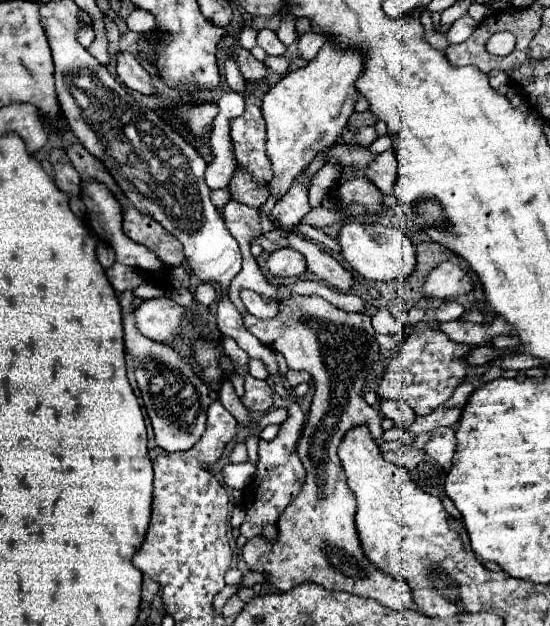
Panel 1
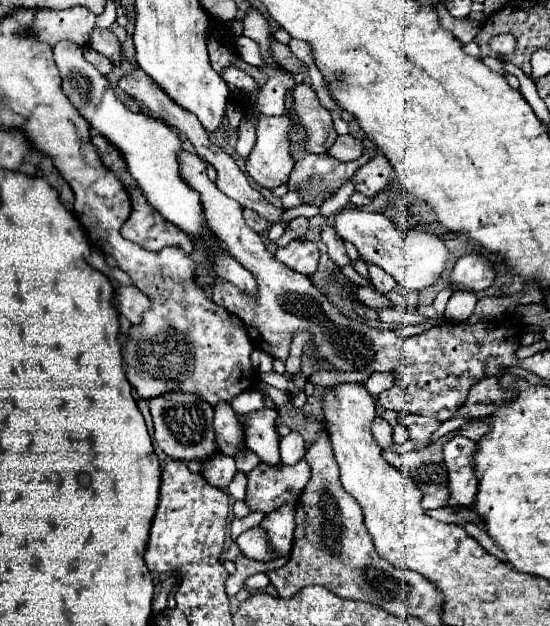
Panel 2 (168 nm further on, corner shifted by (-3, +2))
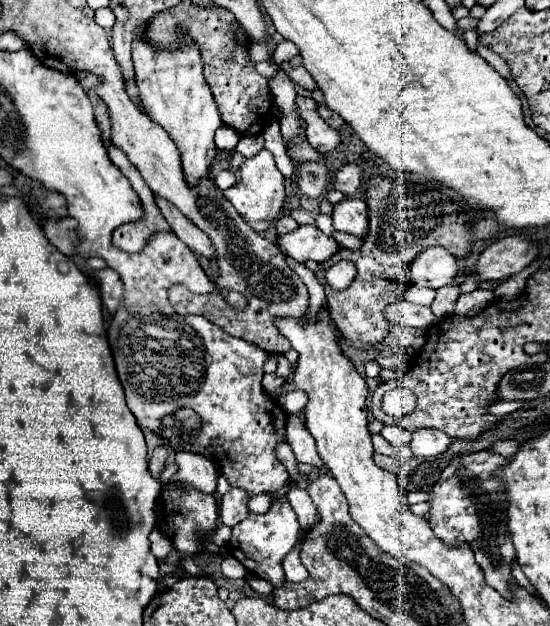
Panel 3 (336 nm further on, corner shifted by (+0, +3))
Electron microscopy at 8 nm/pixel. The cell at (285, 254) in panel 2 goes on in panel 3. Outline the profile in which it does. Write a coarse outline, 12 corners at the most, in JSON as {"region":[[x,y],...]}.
{"region":[[314,226],[278,238],[294,262],[324,262],[338,242]]}

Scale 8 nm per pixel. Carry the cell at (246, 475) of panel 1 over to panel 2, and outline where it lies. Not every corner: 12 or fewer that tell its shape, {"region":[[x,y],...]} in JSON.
{"region":[[223,453],[205,459],[201,475],[217,489],[235,477],[235,459]]}

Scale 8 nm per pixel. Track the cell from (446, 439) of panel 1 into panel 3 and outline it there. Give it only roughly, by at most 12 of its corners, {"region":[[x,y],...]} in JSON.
{"region":[[454,456],[426,520],[446,544],[474,544],[486,584],[508,598],[514,546],[506,458]]}

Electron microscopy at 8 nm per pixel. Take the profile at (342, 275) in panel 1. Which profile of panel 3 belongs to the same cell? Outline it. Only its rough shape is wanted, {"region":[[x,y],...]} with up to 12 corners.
{"region":[[406,300],[388,304],[384,316],[396,326],[426,330],[436,324],[428,306]]}

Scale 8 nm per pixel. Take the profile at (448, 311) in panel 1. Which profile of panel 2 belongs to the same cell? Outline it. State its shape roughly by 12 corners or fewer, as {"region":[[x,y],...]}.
{"region":[[457,289],[445,319],[467,321],[477,305],[473,291]]}

